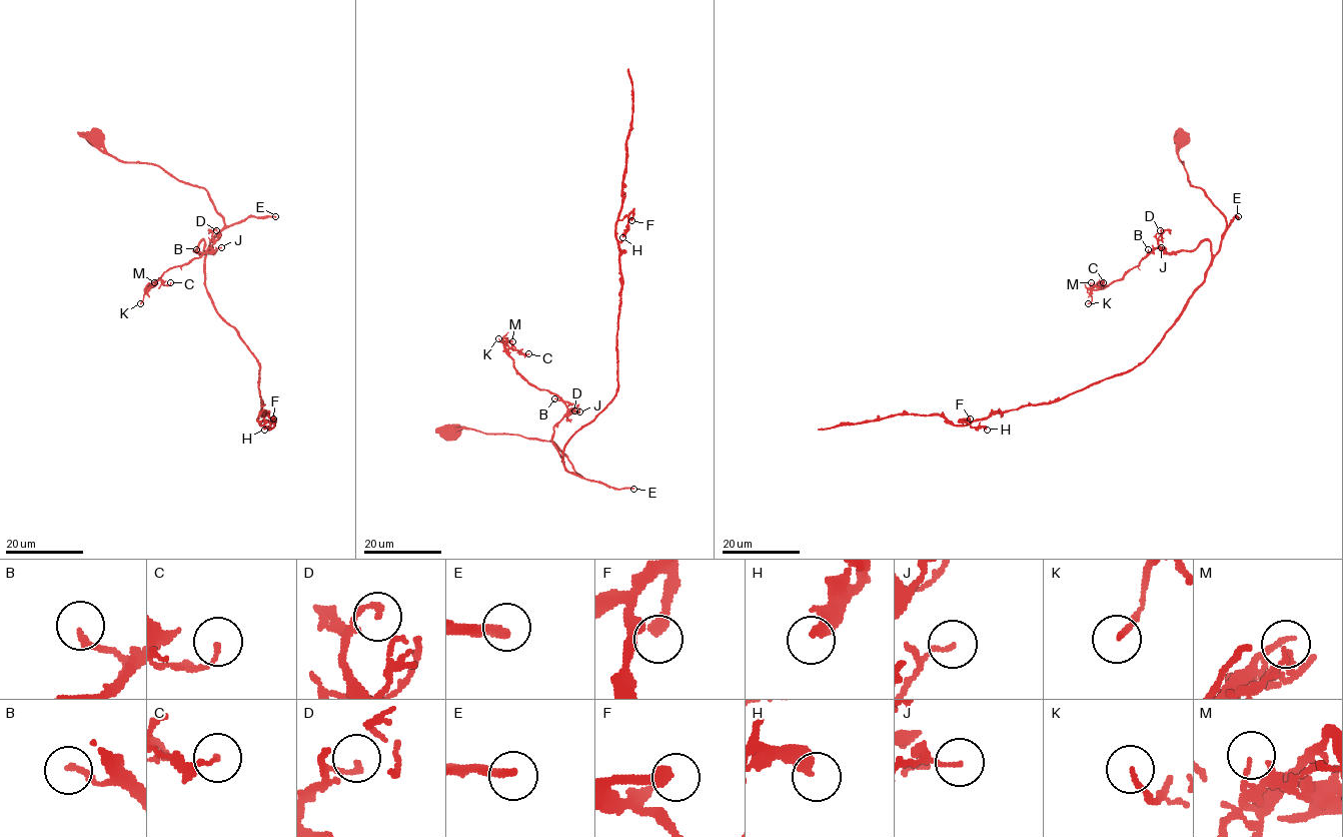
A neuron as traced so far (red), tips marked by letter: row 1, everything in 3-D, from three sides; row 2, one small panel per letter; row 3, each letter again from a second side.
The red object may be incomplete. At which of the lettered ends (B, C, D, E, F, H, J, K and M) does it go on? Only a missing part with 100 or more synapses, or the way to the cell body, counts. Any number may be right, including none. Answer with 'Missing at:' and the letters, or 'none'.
Missing at: E

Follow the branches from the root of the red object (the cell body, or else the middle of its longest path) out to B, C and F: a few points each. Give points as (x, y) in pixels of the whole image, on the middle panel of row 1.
B: (453, 429), (550, 441), (582, 477), (566, 470), (552, 444), (553, 427), (566, 411), (554, 398)
C: (453, 429), (550, 441), (582, 477), (566, 470), (552, 441), (566, 405), (530, 384), (508, 349), (528, 353)
F: (453, 429), (550, 441), (582, 477), (564, 468), (562, 452), (617, 388), (616, 222), (631, 212), (631, 220)

